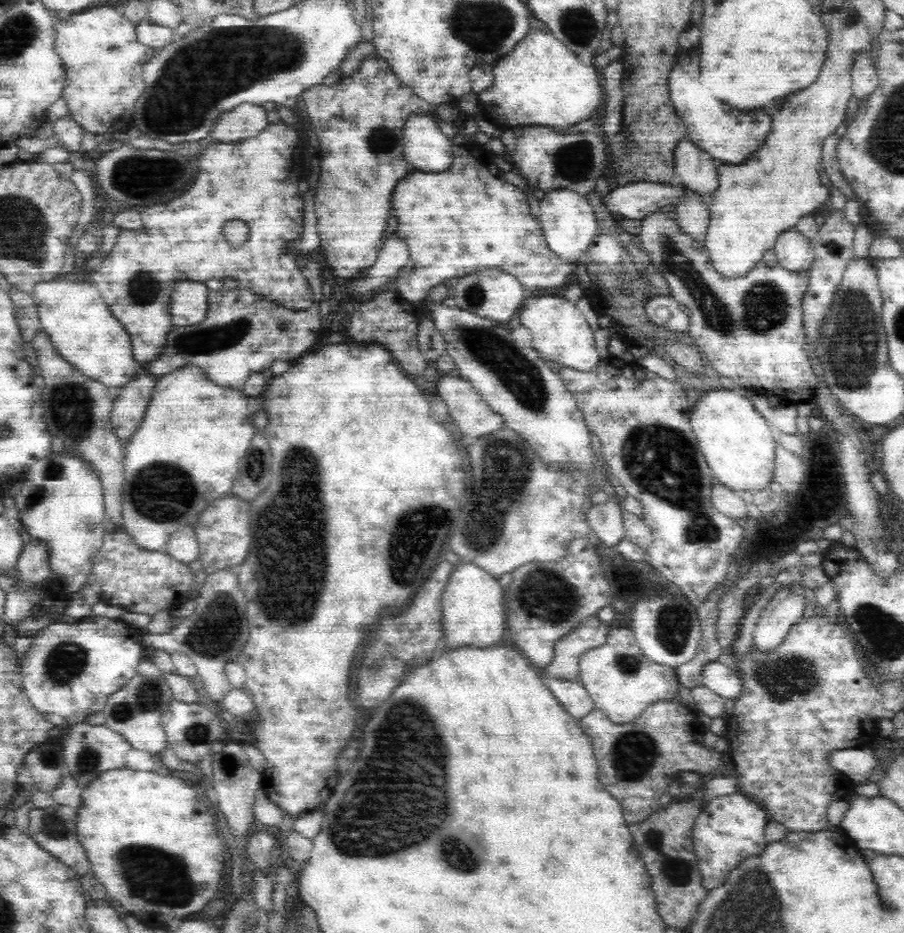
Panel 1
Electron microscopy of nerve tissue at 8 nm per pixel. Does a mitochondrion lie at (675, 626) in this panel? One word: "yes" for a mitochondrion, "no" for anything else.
yes

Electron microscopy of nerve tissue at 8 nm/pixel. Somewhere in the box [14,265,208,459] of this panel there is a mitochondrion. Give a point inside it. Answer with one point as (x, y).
(73, 410)

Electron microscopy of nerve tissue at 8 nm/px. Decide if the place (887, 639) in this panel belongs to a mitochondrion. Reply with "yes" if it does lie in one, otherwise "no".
yes

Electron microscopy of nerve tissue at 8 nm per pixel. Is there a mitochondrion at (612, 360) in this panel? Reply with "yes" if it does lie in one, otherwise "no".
no

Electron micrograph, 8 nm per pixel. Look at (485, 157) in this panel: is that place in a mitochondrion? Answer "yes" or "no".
no

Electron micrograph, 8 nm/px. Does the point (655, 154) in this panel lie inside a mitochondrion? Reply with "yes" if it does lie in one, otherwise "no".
yes

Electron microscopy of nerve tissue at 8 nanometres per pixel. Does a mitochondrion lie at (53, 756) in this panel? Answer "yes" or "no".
yes

